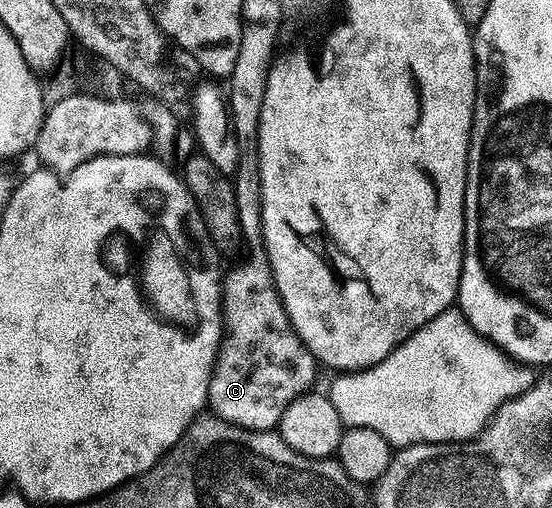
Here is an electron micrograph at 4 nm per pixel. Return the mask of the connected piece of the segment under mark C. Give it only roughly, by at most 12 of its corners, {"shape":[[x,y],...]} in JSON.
{"shape":[[269,261],[223,276],[213,416],[277,430],[316,362]]}

